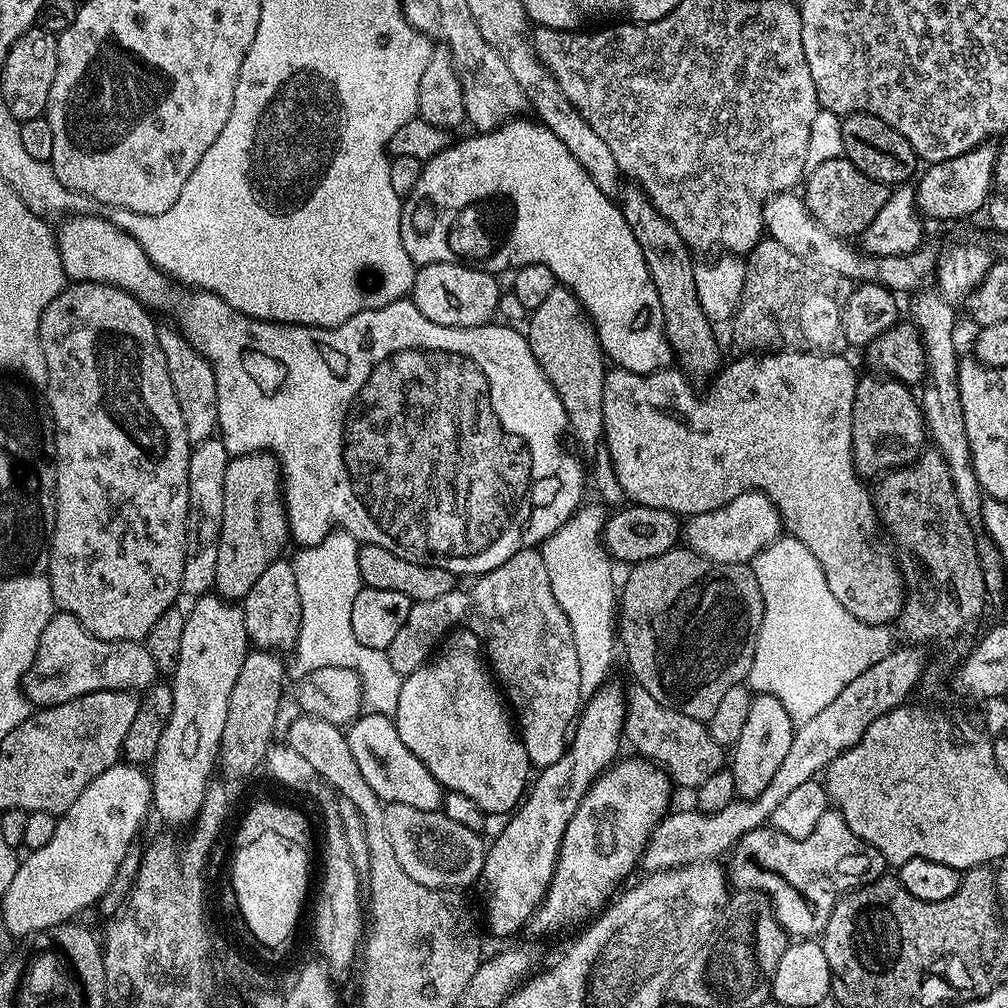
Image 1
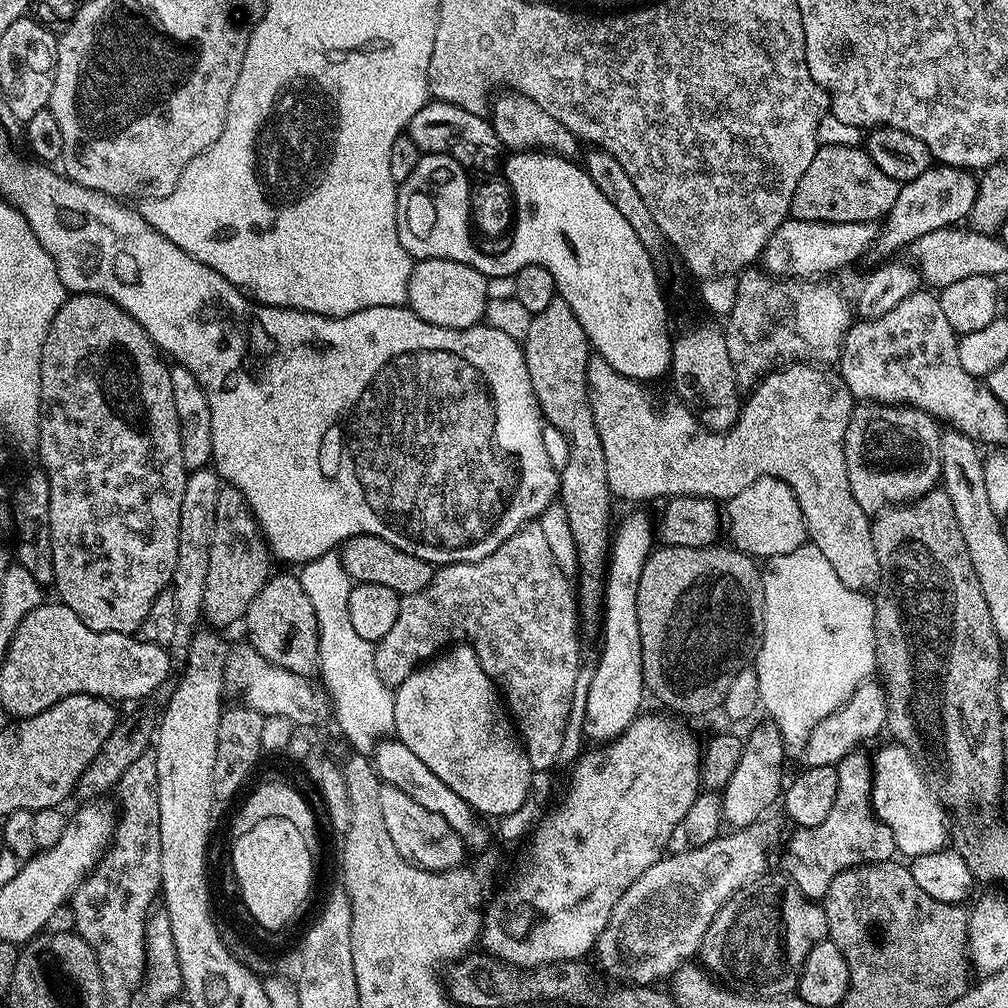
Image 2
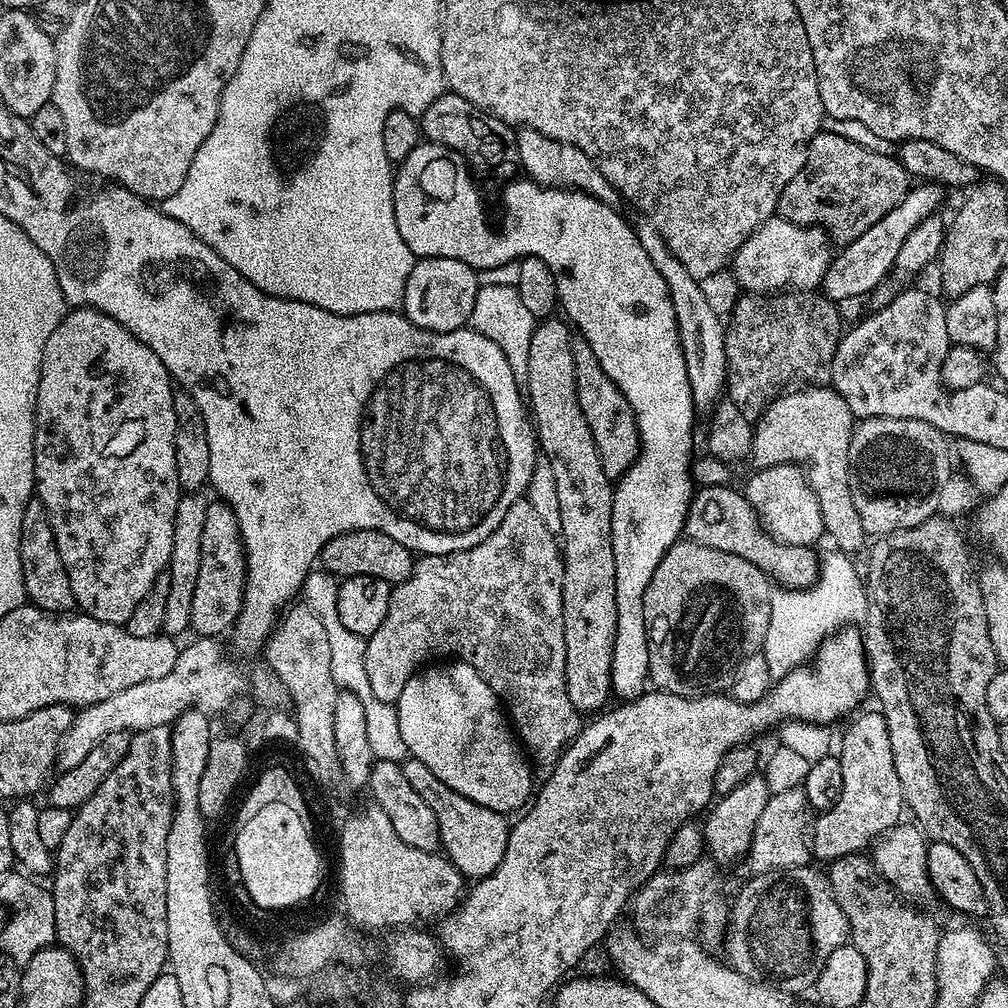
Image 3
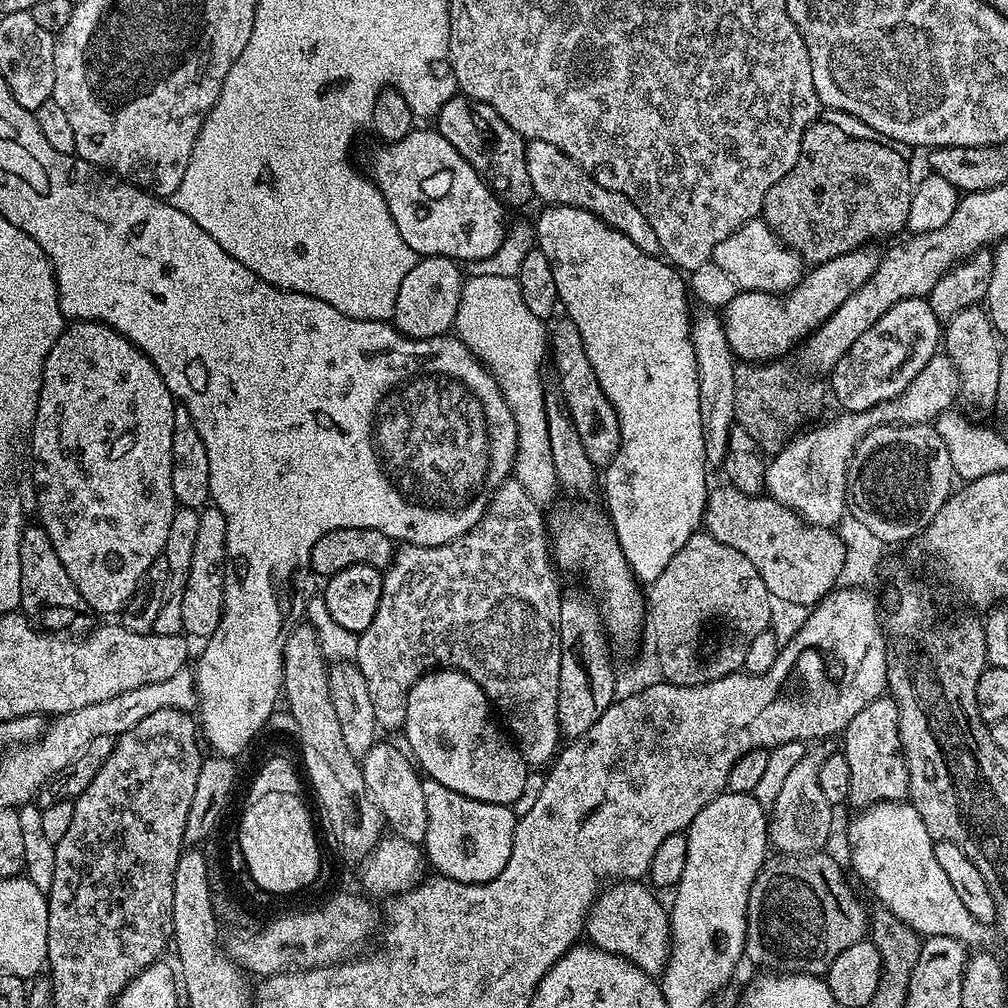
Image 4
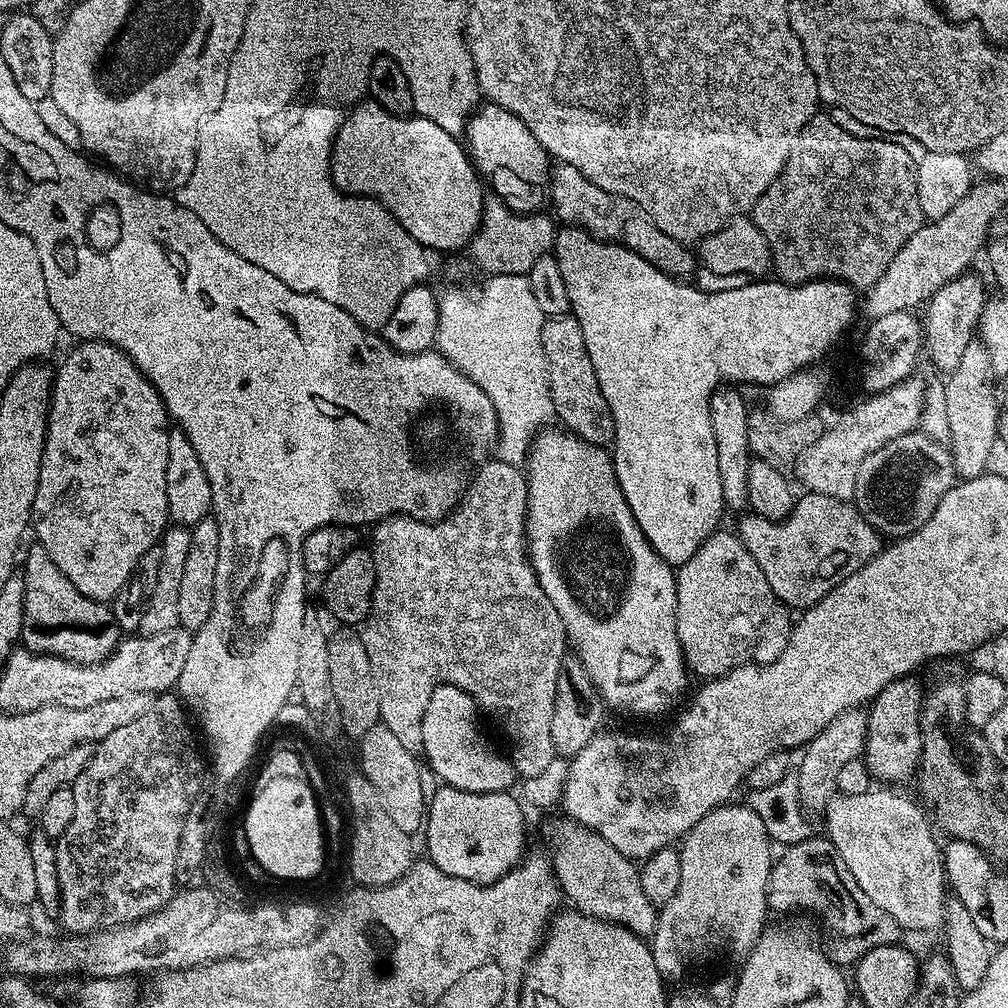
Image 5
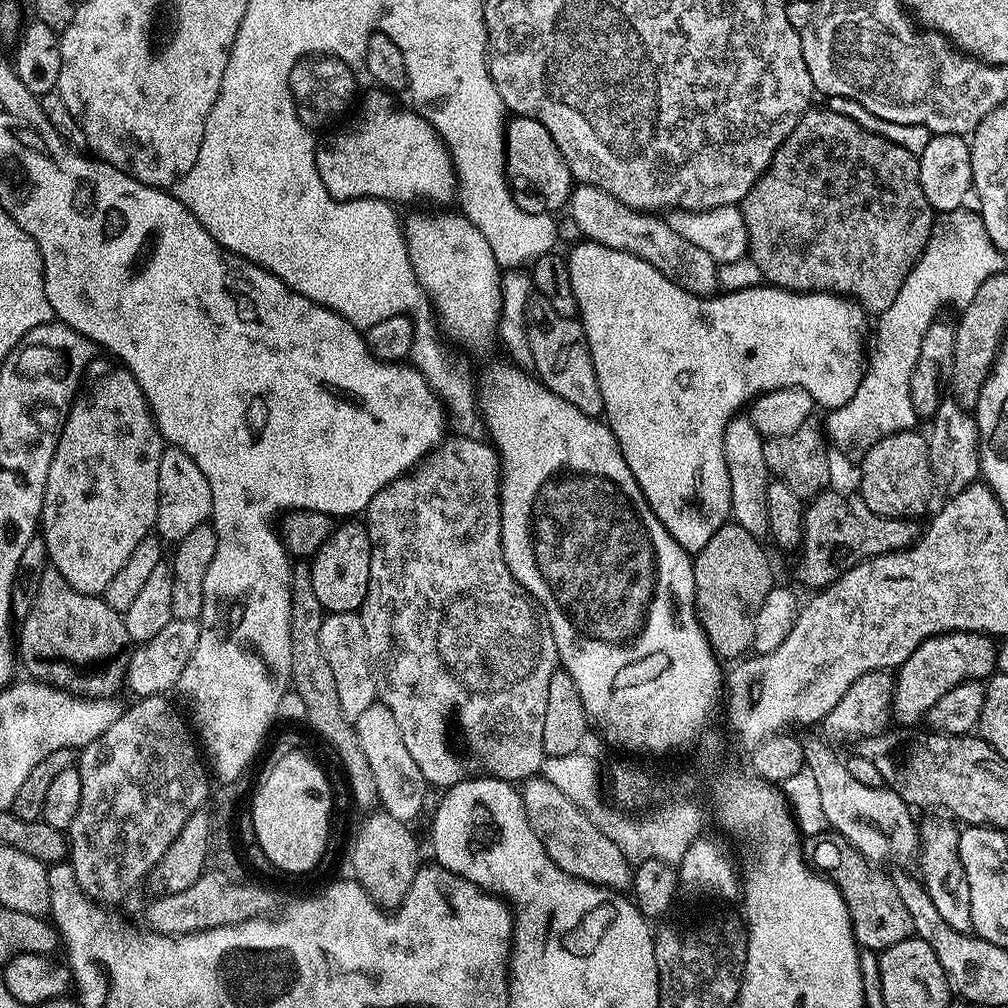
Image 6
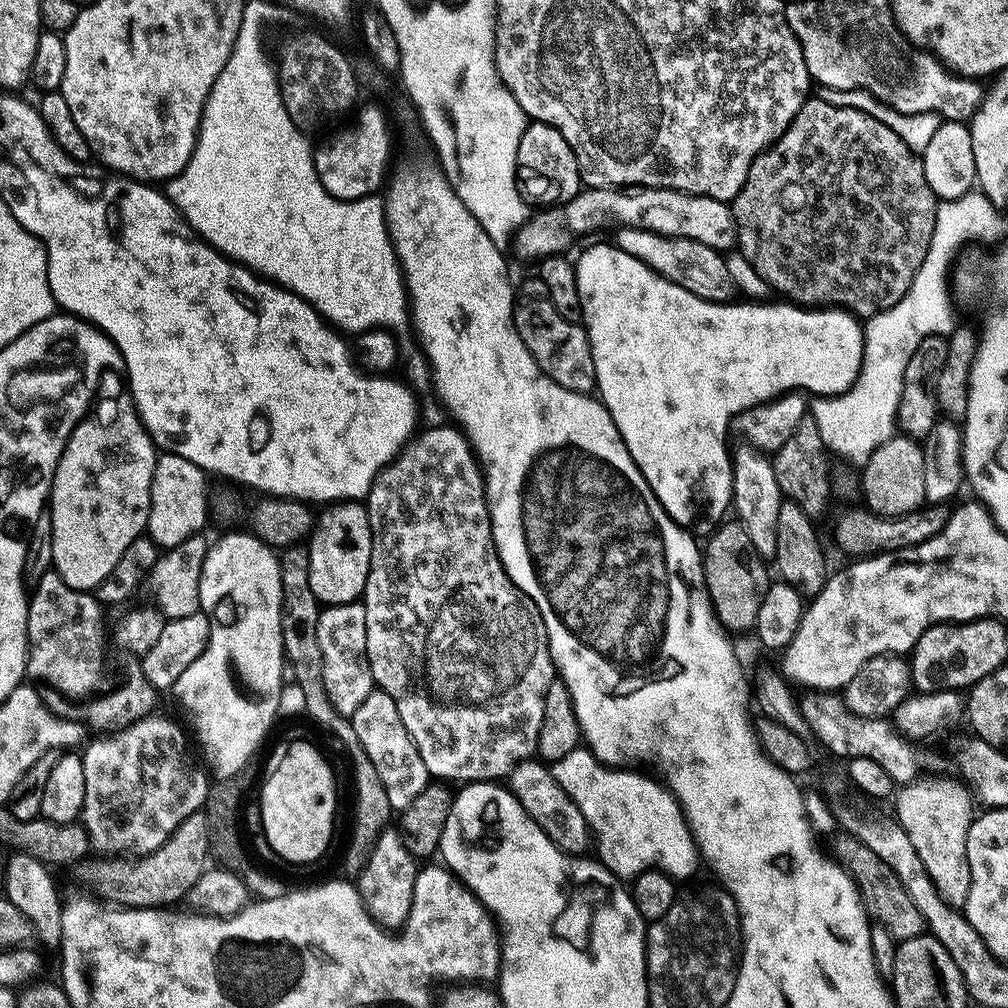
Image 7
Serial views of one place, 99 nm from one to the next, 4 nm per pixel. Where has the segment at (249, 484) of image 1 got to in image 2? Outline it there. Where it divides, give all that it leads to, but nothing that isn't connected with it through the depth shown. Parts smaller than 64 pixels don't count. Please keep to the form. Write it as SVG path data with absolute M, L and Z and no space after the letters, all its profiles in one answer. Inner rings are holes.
M221 486L218 490L218 502L214 513L214 535L210 537L210 567L206 573L206 595L202 597L204 607L203 619L209 620L211 627L224 630L227 624L239 625L244 619L250 602L254 602L254 594L262 590L268 577L273 575L274 557L268 550L268 541L260 533L258 522L239 490L231 486Z

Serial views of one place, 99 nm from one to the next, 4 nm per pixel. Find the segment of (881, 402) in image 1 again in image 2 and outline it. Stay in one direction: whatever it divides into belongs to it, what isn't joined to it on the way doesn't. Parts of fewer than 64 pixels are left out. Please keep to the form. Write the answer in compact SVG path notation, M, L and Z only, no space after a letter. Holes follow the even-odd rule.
M857 403L850 414L844 439L846 474L850 490L854 494L854 502L858 502L864 512L875 514L885 508L917 500L919 496L925 496L937 487L940 484L938 446L941 431L941 425L922 409L903 407L899 404Z

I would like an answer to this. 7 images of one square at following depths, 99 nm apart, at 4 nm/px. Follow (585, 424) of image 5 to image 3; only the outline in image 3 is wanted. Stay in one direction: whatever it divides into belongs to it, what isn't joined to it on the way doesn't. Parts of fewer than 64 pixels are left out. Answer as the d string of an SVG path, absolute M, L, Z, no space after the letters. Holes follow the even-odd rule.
M573 335L572 353L578 406L582 406L586 426L590 426L590 434L594 434L602 470L606 470L609 480L615 482L634 463L636 453L640 451L640 435L636 429L636 419L618 386L614 386L606 370L602 370L602 362L594 358L594 350L590 350L590 342L586 342L584 336Z

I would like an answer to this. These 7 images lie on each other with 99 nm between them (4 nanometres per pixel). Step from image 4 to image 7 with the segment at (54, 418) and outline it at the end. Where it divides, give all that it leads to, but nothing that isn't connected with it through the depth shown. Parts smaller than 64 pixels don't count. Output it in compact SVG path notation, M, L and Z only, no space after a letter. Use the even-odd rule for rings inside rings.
M123 395L112 396L109 400L100 398L95 401L94 407L88 415L80 421L79 426L70 434L70 438L62 450L62 458L52 475L52 490L50 493L50 511L52 513L52 525L54 526L52 566L54 571L62 578L62 582L66 582L66 586L70 586L79 592L92 592L100 585L102 578L106 578L106 574L110 574L110 570L114 570L114 565L118 562L118 558L122 558L126 546L130 546L130 542L134 542L134 538L145 535L148 519L150 518L150 482L154 478L154 466L156 465L158 449L152 442L152 435L144 429L144 423L140 421L136 406L132 403L131 395Z

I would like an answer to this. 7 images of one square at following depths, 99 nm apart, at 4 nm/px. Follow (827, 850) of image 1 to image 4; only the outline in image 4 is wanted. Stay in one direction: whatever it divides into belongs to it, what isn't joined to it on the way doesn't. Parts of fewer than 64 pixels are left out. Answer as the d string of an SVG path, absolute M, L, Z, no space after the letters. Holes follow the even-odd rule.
M891 695L877 696L862 706L858 714L844 727L842 751L850 762L852 778L851 803L869 806L880 801L903 801L908 795L908 768L904 765L904 753L900 747L898 730L898 706Z

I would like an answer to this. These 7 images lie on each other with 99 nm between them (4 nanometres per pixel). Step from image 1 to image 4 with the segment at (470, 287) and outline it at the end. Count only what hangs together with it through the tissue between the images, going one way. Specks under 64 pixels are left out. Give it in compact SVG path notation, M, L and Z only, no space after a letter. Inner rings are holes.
M425 256L417 259L406 278L402 278L402 286L398 286L398 298L394 302L394 314L391 318L396 331L414 340L429 340L445 335L453 327L458 314L465 281L461 265L448 256Z

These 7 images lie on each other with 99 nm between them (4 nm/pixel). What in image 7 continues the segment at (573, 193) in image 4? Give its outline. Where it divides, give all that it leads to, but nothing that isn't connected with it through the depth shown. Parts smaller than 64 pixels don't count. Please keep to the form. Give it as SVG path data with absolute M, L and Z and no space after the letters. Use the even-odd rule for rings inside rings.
M617 227L615 232L614 243L617 248L626 250L630 258L638 258L638 262L650 266L662 274L662 278L690 290L690 294L703 300L712 300L715 304L727 304L737 295L730 273L726 271L724 256L717 249L690 238L663 236L641 228Z

